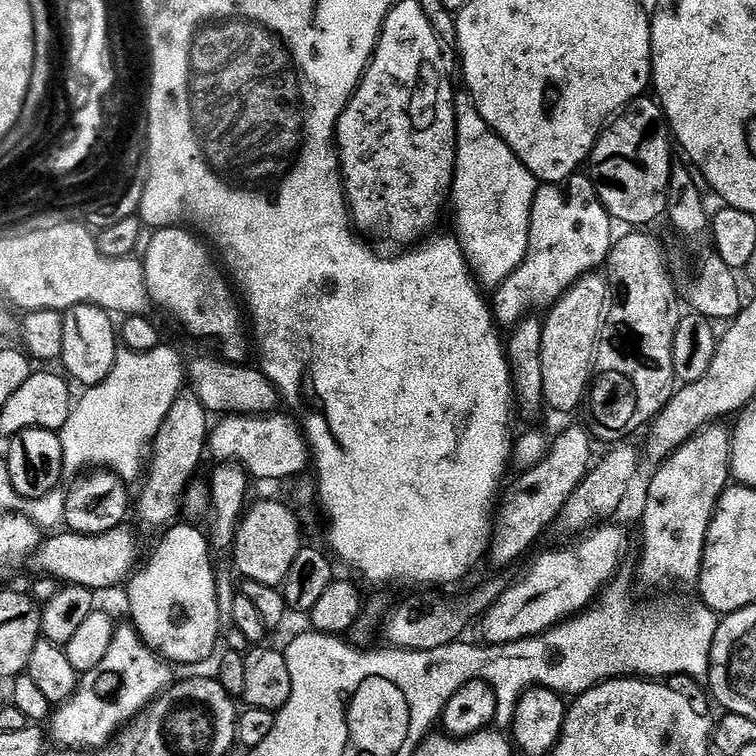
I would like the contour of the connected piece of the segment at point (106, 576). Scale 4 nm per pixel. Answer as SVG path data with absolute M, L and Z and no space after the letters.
M121 526L93 536L71 530L63 531L57 536L50 537L49 540L47 537L43 541L38 553L41 573L47 574L65 585L77 584L93 590L112 588L115 584L120 583L123 585L133 575L134 569L137 567L136 536L128 529L128 526Z

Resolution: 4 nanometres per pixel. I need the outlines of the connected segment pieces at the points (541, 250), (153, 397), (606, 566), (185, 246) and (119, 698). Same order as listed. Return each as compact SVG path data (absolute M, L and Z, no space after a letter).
M587 175L569 176L558 184L541 183L533 200L532 213L529 220L529 246L525 258L514 271L505 278L504 283L495 289L496 301L491 301L493 317L497 325L506 326L511 330L525 319L535 308L547 310L556 304L577 284L583 276L595 273L596 268L605 263L612 251L614 221L608 211L602 206L596 188Z
M161 346L149 352L131 352L121 347L110 374L101 384L91 385L85 391L88 393L75 401L68 421L58 433L65 469L79 473L101 466L125 482L138 479L146 449L156 439L166 414L170 414L170 406L174 406L185 388L186 360L184 364L174 349Z
M600 526L587 533L583 538L577 539L573 548L562 548L558 552L546 552L536 560L536 565L528 572L525 580L516 585L505 587L496 603L484 613L478 627L484 637L485 645L509 644L515 640L529 640L531 636L539 636L555 628L557 624L585 611L601 595L605 589L604 583L616 572L620 554L624 546L623 536L612 526Z
M183 226L157 228L151 235L149 240L147 237L142 255L144 287L148 289L149 301L165 308L190 335L213 336L221 340L229 348L226 353L229 361L243 361L244 352L240 349L240 308L232 297L233 285L229 277L208 253L209 245L195 231Z
M125 622L121 623L117 627L116 633L114 634L114 642L110 644L110 651L106 653L106 658L102 658L102 662L98 662L98 666L94 666L94 670L83 673L80 677L80 685L76 688L76 693L74 693L68 701L70 701L70 706L65 706L65 704L59 705L55 709L54 715L51 717L50 725L52 724L52 732L50 728L50 736L57 740L60 744L65 744L68 748L93 748L93 750L99 749L101 746L107 745L109 741L113 739L127 725L129 722L136 719L165 688L169 687L173 683L174 677L172 677L172 670L174 670L173 665L165 660L161 656L157 656L155 652L144 644L143 638L140 637L139 633L134 629L131 623Z

